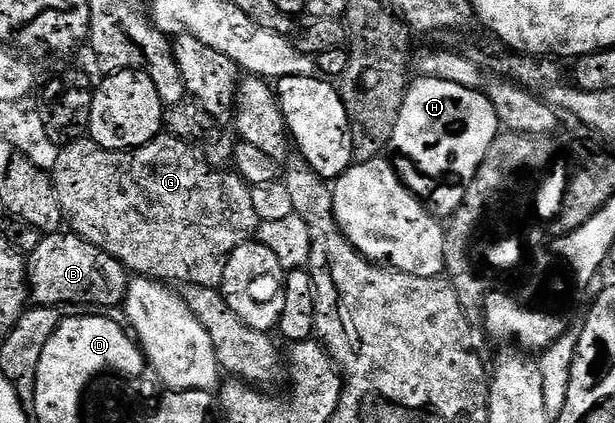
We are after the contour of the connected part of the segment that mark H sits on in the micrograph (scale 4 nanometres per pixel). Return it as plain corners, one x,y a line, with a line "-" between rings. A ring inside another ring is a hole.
431,77
413,78
404,94
402,109
398,113
398,125
394,125
390,151
396,156
391,156
390,162
409,191
415,188
432,191
432,199
427,202
427,206
437,216
448,217
460,206
464,188
482,165
483,159
488,156
488,150
501,131
500,118
494,113
494,105
490,105
483,90
466,88

